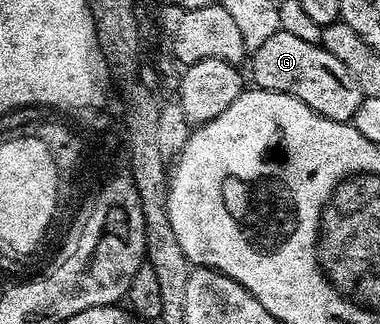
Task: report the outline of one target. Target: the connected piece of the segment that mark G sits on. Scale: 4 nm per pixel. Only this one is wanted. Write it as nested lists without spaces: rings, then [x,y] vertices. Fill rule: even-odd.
[[[279,30],[262,48],[251,51],[252,78],[257,87],[279,94],[289,94],[302,104],[306,104],[314,112],[326,116],[330,120],[351,122],[354,112],[358,112],[358,104],[362,104],[364,94],[354,84],[350,72],[330,52],[326,52],[319,44],[306,44],[306,40],[298,40],[298,36],[290,36],[290,32]]]

